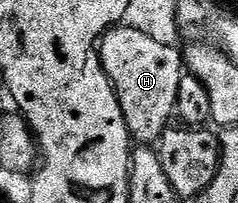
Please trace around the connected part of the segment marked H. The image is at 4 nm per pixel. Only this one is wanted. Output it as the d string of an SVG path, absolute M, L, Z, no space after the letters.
M118 25L101 36L99 54L123 109L132 142L137 145L156 144L170 126L169 118L172 120L175 115L179 81L183 74L182 52L176 46L158 43L139 29Z

